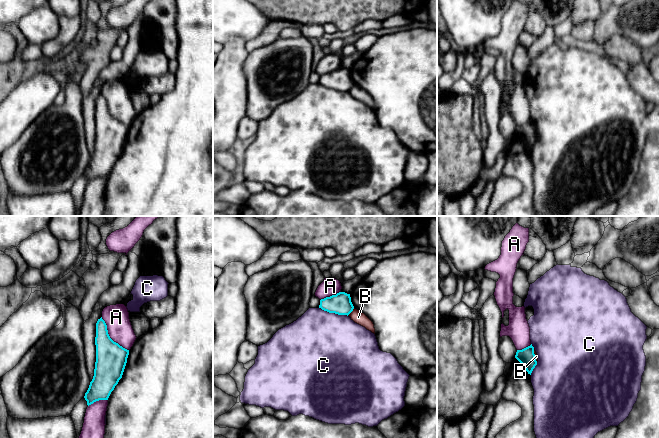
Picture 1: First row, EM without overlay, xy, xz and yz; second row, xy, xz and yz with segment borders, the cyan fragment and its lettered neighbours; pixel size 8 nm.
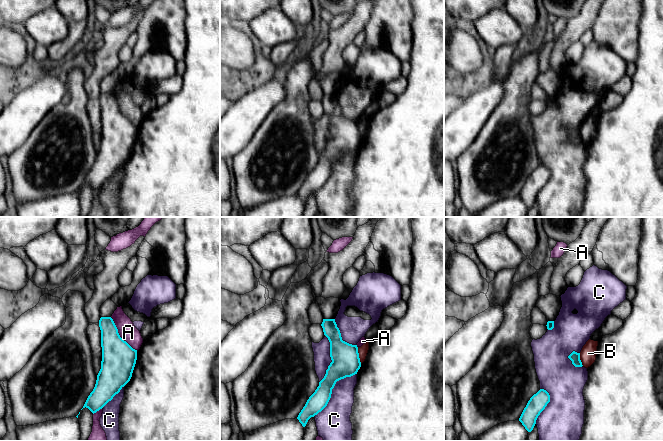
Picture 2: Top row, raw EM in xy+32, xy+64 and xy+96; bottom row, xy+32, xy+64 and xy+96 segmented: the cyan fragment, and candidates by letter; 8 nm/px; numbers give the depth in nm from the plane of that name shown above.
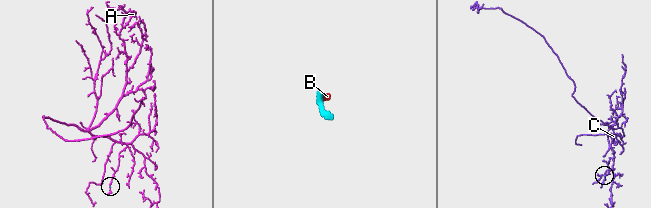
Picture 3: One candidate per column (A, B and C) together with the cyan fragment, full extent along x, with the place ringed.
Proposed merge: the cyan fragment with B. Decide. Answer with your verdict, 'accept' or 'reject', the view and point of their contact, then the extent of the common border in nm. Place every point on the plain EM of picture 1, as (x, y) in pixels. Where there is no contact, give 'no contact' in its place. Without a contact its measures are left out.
reject | xz (350, 88) | 90 nm

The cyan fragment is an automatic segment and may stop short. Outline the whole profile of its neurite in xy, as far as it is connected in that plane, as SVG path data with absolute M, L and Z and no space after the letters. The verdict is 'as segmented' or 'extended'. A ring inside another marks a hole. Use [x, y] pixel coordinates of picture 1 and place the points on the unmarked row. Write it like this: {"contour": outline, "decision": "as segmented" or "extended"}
{"contour": "M102 93L96 99L95 121L94 152L84 172L88 182L99 176L108 176L122 154L129 131L129 126L110 114Z", "decision": "as segmented"}

